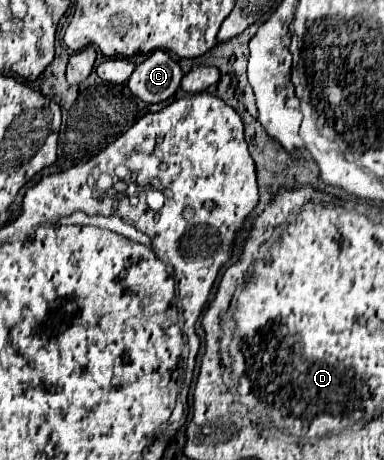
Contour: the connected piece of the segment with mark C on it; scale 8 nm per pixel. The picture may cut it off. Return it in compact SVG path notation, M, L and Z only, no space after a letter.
M157 50L135 68L129 78L129 90L143 102L155 104L171 98L181 78L179 64L165 50Z

